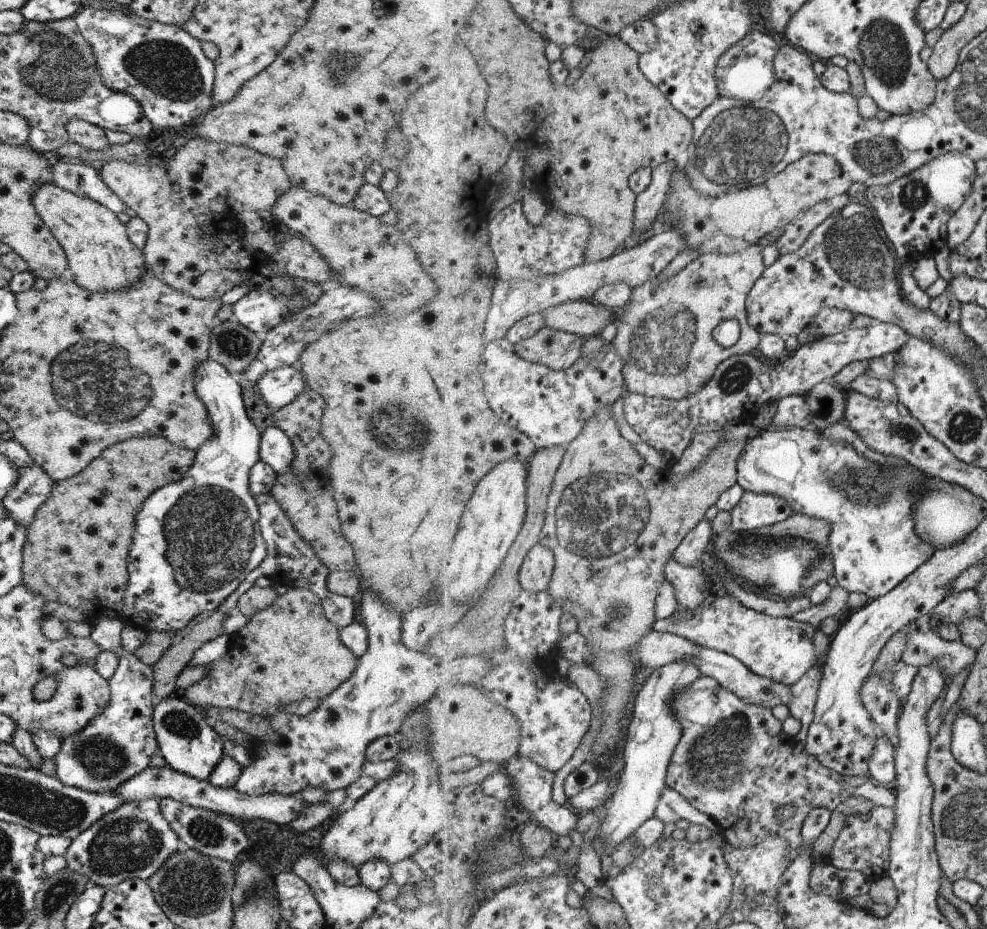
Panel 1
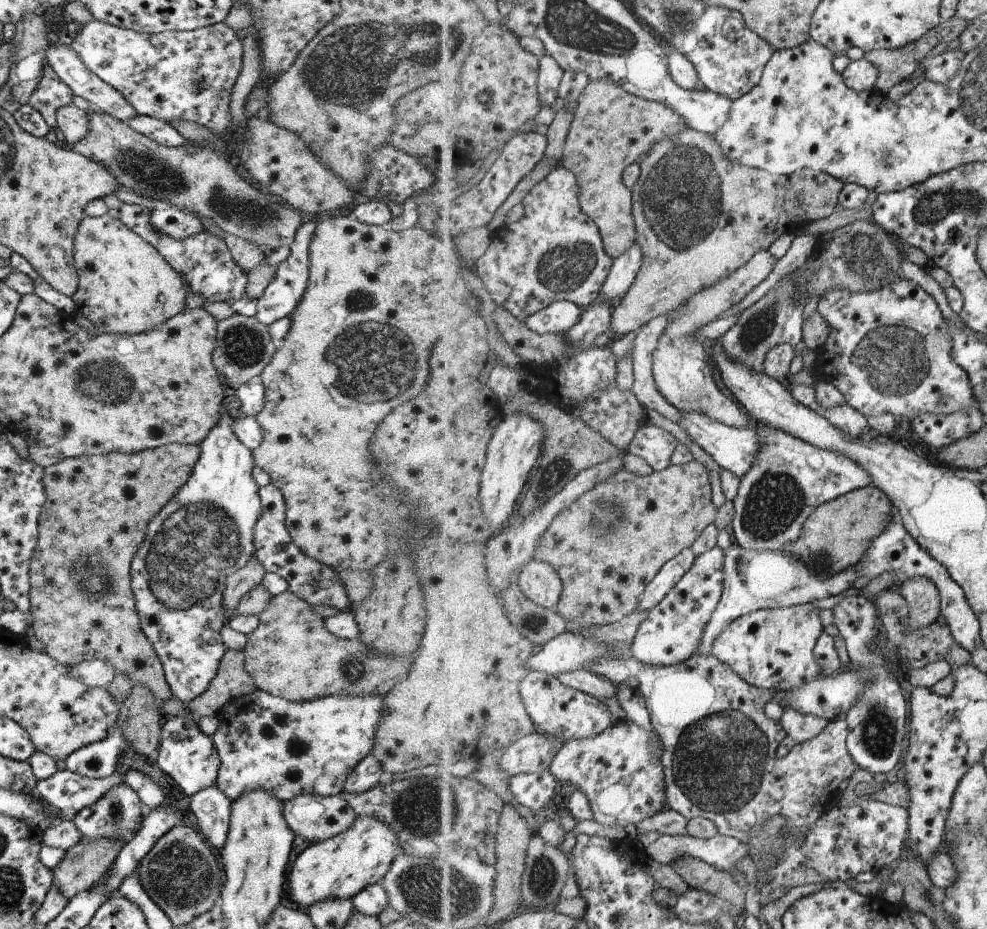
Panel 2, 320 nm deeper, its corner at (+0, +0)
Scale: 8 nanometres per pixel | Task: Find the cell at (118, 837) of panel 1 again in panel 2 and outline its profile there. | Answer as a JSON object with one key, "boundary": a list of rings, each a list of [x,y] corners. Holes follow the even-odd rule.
{"boundary":[[[123,783],[119,786],[113,786],[109,792],[105,792],[105,796],[101,796],[91,806],[79,810],[73,815],[72,822],[83,839],[111,838],[113,840],[113,838],[119,838],[124,844],[135,836],[145,813],[146,809],[137,798],[137,794]]]}

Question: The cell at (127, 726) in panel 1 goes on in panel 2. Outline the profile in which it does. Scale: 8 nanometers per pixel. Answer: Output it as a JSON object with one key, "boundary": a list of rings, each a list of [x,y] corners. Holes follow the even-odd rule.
{"boundary":[[[114,726],[101,741],[81,746],[69,754],[65,760],[66,770],[91,779],[109,777],[115,772],[119,758],[128,747],[129,744]]]}

